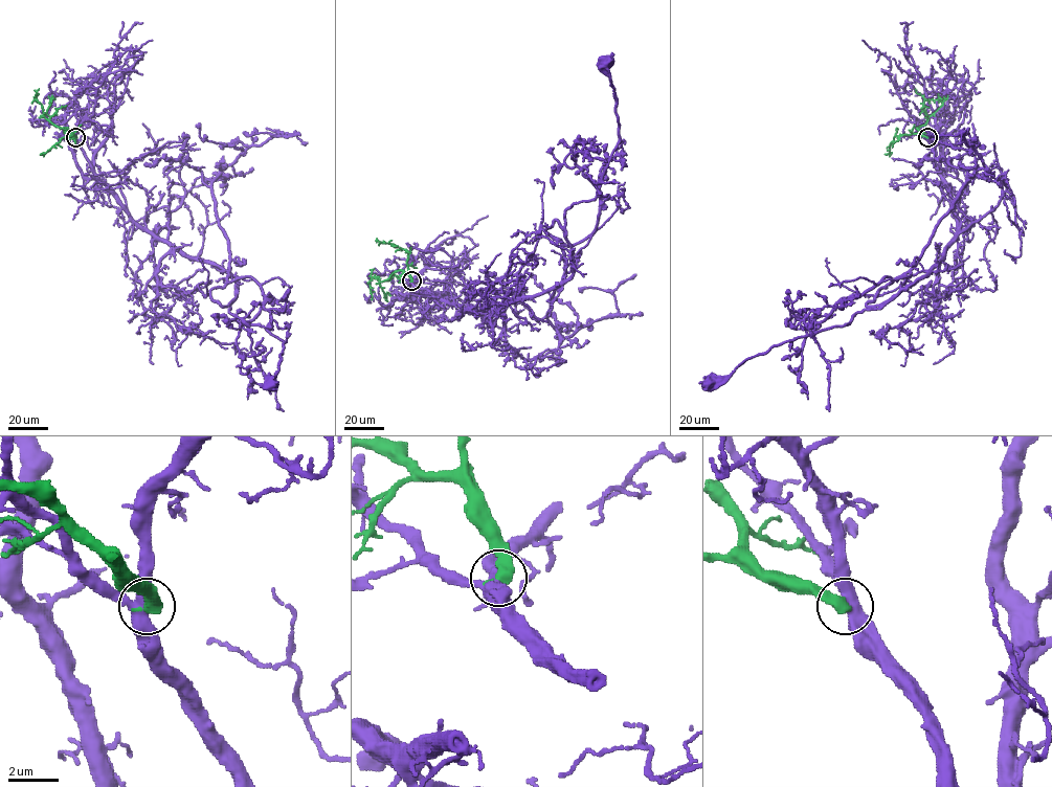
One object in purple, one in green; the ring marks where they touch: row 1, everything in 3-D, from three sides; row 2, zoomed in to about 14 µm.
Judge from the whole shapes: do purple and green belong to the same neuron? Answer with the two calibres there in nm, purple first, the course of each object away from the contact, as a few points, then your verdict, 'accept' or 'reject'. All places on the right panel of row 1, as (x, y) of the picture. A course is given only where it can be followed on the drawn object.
440/500 nm | purple via (927, 137), (957, 222), (957, 233), (943, 257), (881, 307), (858, 311), (848, 324), (774, 344), (709, 384) | green via (927, 137), (916, 129), (927, 117), (923, 102), (946, 97) | reject

